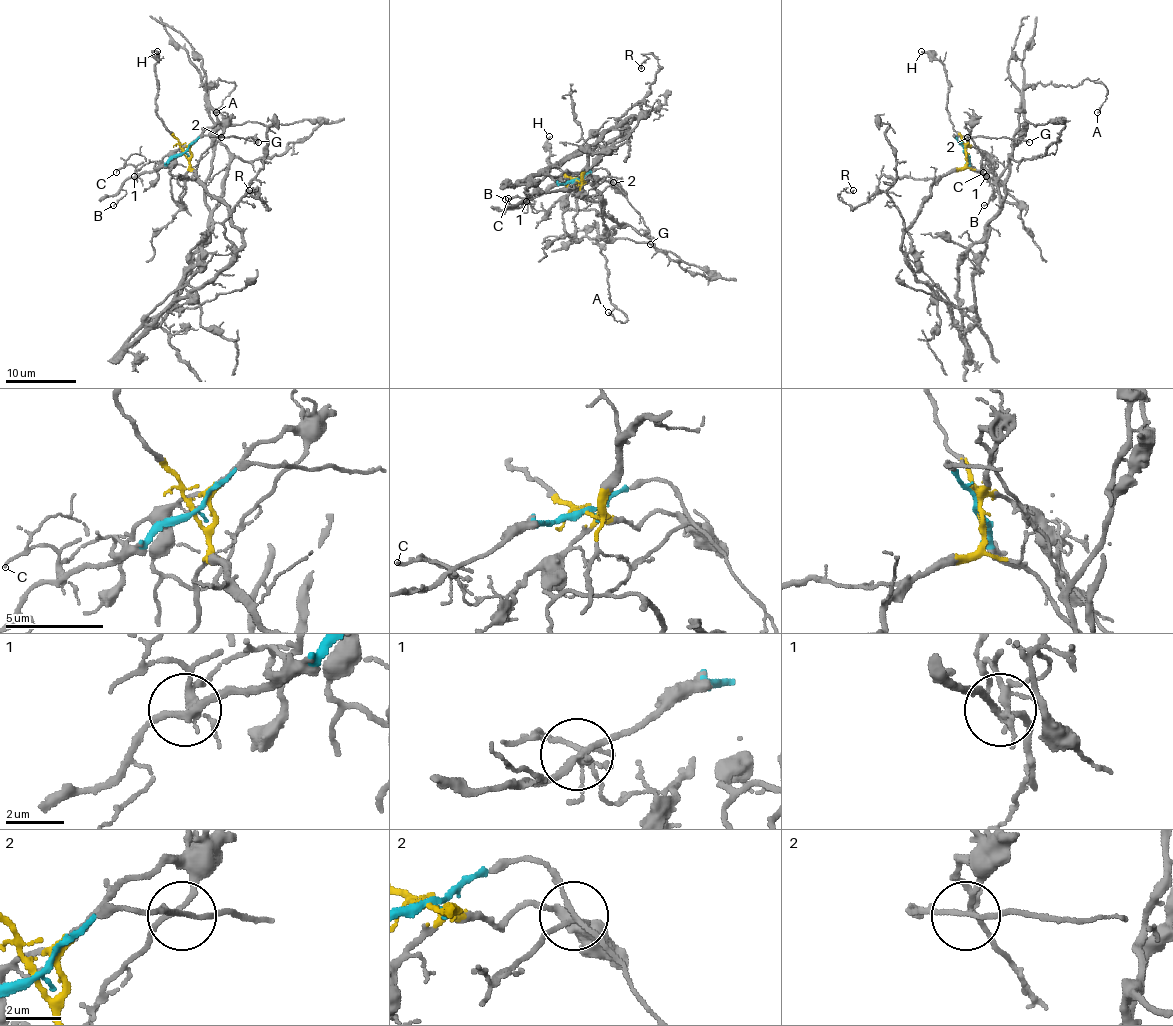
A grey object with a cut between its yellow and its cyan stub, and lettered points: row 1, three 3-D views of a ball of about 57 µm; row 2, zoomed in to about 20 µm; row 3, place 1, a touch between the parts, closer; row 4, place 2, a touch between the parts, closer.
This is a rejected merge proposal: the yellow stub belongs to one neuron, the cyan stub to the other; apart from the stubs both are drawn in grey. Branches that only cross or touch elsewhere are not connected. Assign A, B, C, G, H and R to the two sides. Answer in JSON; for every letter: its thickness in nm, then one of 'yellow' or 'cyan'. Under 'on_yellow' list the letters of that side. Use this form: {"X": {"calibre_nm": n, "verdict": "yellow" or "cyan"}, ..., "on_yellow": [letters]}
{"A": {"calibre_nm": 100, "verdict": "yellow"}, "B": {"calibre_nm": 90, "verdict": "cyan"}, "C": {"calibre_nm": 140, "verdict": "yellow"}, "G": {"calibre_nm": 110, "verdict": "cyan"}, "H": {"calibre_nm": 170, "verdict": "yellow"}, "R": {"calibre_nm": 120, "verdict": "yellow"}, "on_yellow": ["A", "C", "H", "R"]}

